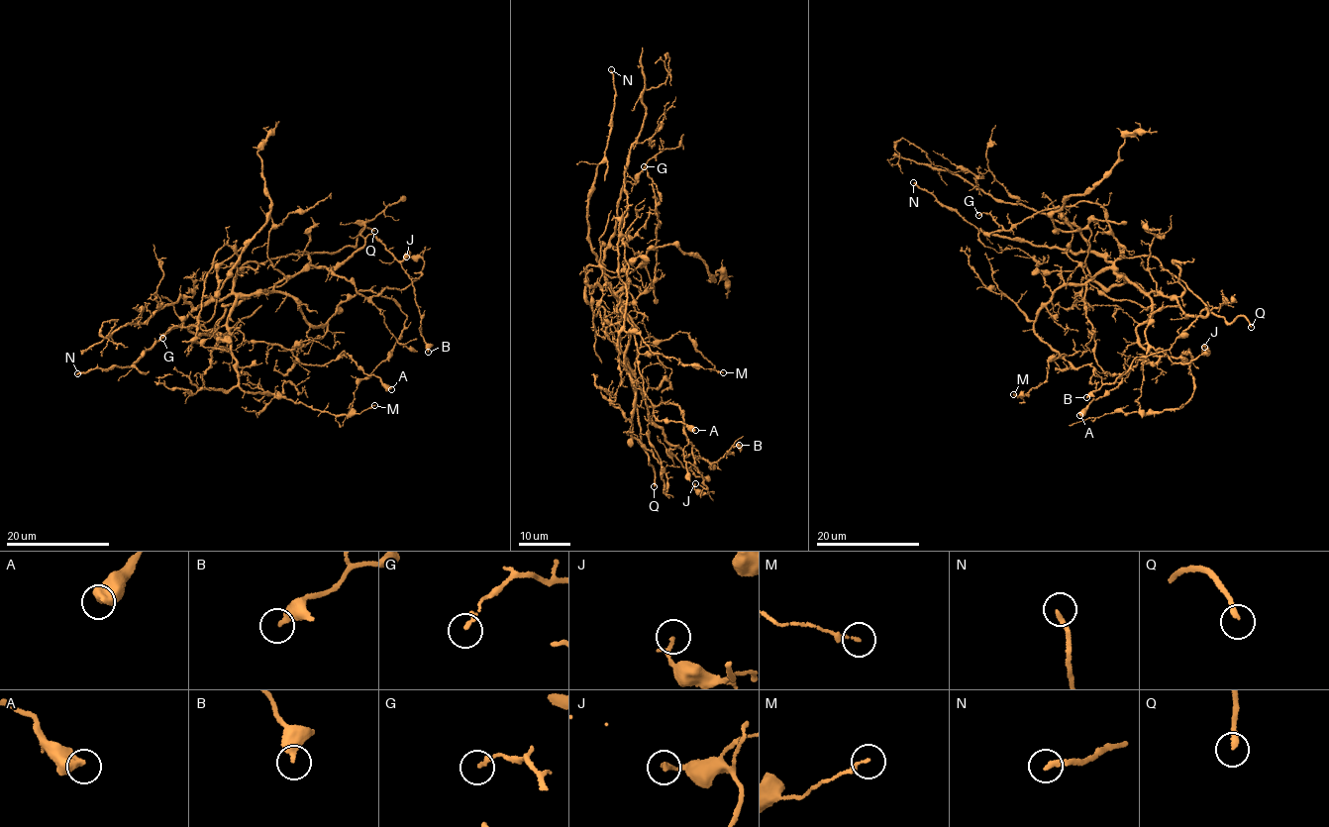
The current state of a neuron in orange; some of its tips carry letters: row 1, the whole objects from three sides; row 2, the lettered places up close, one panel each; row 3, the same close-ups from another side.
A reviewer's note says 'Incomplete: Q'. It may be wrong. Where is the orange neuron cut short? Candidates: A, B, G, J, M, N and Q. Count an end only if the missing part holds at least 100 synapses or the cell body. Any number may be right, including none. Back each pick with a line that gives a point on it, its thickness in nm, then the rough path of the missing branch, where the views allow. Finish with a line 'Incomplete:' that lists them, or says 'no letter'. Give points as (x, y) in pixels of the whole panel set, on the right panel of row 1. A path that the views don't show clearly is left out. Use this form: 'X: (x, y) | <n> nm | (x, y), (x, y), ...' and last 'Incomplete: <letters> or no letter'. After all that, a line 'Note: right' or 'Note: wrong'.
Q: (1251, 327) | 240 nm
Incomplete: Q
Note: right

